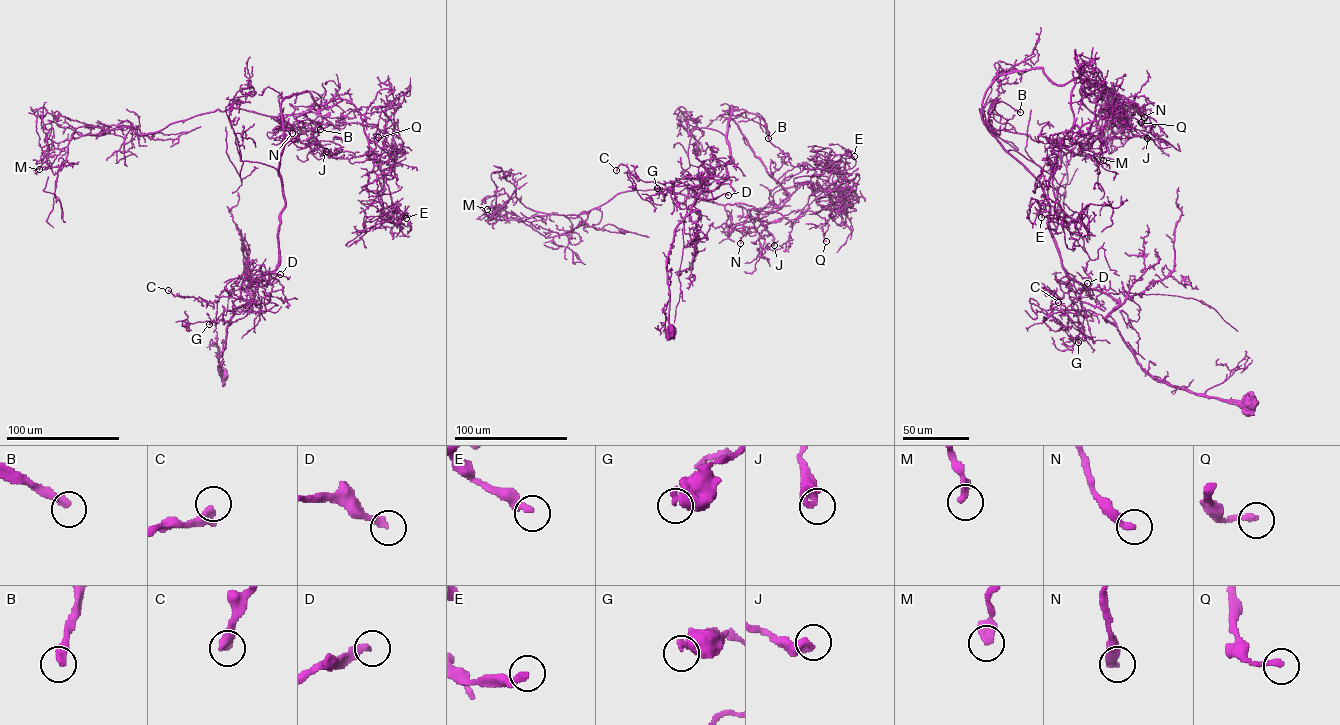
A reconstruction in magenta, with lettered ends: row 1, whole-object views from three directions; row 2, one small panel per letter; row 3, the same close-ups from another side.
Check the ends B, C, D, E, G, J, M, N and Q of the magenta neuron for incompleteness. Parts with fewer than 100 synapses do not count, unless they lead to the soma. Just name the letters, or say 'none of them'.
none of them

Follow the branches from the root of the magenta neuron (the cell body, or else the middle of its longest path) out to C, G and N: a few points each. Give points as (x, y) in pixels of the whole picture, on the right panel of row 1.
C: (1248, 404), (1154, 380), (1105, 319), (1108, 295), (1083, 290), (1084, 317), (1058, 302)
G: (1248, 404), (1154, 380), (1105, 319), (1119, 302), (1096, 290), (1067, 313), (1067, 327), (1083, 328), (1078, 342)
N: (1248, 404), (1143, 369), (981, 109), (999, 75), (1042, 68), (1144, 117)

